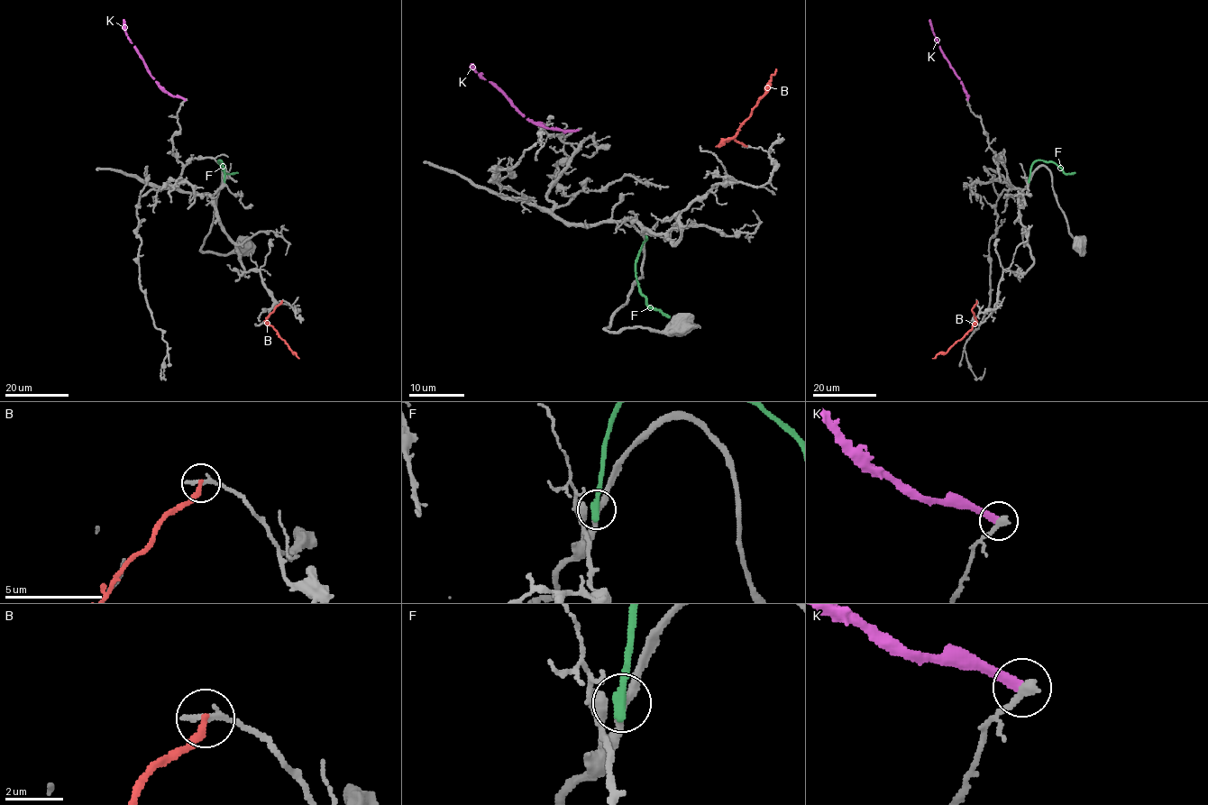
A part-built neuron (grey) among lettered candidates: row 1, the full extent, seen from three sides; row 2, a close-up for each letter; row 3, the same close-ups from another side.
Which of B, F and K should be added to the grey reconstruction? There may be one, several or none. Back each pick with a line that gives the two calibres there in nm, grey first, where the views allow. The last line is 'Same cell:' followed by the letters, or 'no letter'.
Same cell: no letter

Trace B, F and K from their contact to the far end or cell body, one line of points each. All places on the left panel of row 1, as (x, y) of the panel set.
B: (282, 301), (267, 322), (298, 358)
F: (224, 180), (224, 166), (219, 160), (224, 173), (237, 173)
K: (185, 99), (169, 96), (157, 83), (124, 32), (123, 19)

